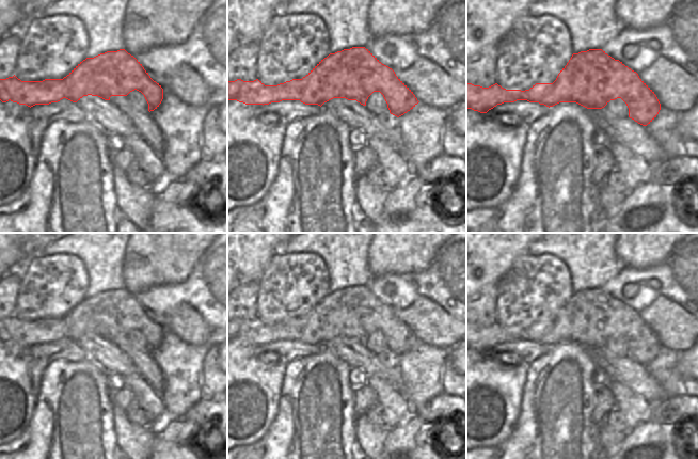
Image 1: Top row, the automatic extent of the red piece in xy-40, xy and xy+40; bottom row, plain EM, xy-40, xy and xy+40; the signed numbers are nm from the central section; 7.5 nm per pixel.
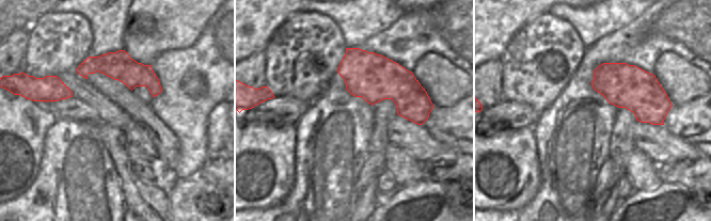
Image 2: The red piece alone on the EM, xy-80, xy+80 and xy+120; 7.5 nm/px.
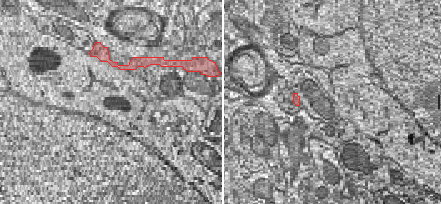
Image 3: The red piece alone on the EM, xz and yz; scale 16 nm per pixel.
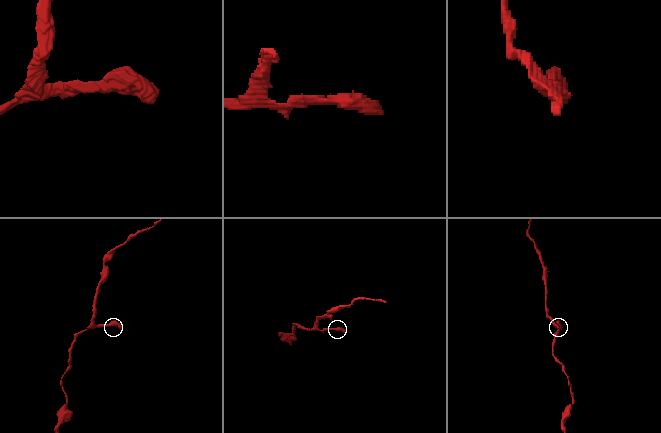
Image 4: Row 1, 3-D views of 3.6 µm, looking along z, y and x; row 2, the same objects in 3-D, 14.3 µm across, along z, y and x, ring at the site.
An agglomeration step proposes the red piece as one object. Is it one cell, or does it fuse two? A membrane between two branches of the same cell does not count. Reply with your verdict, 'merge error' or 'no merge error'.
no merge error

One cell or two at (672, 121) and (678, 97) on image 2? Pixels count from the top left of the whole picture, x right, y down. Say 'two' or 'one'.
two

